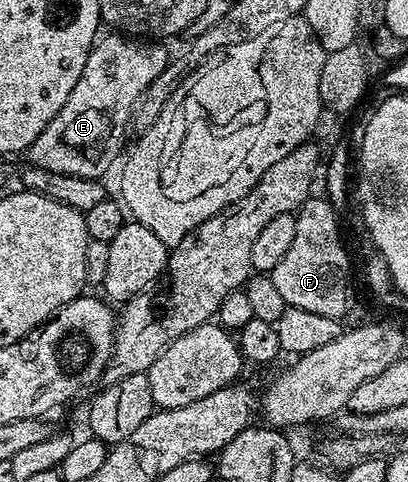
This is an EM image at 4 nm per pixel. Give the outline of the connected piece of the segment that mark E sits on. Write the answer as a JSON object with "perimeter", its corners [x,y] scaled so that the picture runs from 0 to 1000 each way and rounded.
{"perimeter":[[[267,68],[267,79],[248,77],[228,95],[221,116],[211,124],[211,141],[201,141],[201,158],[191,158],[191,174],[181,174],[181,191],[172,191],[172,207],[113,257],[113,266],[83,290],[83,299],[69,305],[64,326],[76,342],[93,351],[113,351],[127,359],[167,361],[172,367],[252,371],[255,359],[275,344],[275,334],[306,309],[304,284],[319,278],[324,228],[333,212],[387,166],[397,141],[407,141],[417,106],[409,93],[382,83],[336,83],[324,75],[297,75],[292,68]]]}

